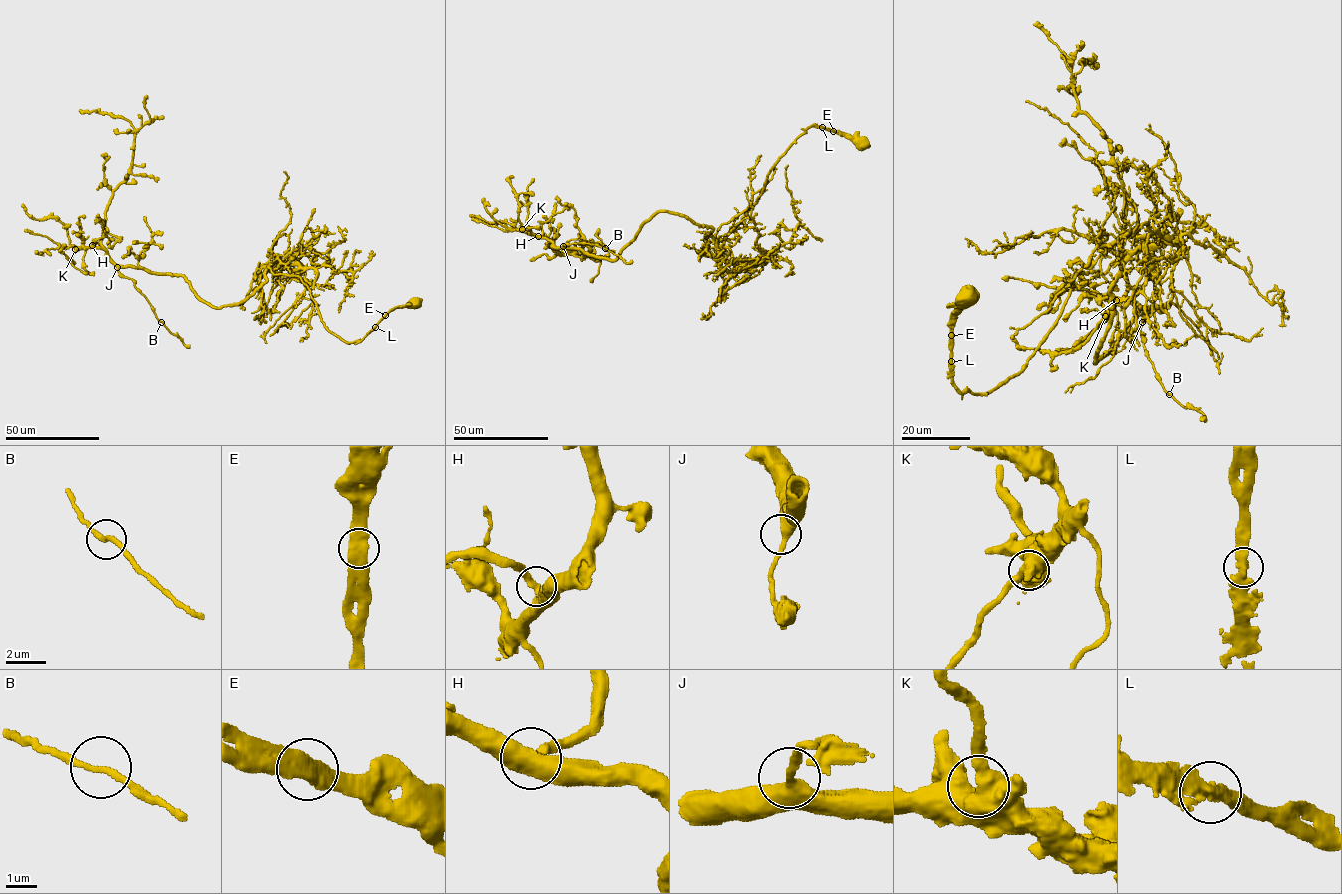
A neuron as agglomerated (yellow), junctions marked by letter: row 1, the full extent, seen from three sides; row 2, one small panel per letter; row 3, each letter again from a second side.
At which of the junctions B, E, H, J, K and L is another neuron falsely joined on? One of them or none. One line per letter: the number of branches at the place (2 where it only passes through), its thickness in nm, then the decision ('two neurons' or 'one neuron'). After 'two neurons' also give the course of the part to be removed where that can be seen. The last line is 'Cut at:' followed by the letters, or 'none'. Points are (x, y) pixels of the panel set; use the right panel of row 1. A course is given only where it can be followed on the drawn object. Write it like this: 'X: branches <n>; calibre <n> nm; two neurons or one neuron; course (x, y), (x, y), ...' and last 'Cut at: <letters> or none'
B: branches 2; calibre 200 nm; one neuron
E: branches 2; calibre 550 nm; one neuron
H: branches 2; calibre 440 nm; one neuron
J: branches 2; calibre 480 nm; one neuron
K: branches 2; calibre 700 nm; one neuron
L: branches 2; calibre 440 nm; one neuron
Cut at: none

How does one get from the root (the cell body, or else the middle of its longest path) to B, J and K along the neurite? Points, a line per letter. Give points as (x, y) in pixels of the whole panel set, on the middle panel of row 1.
B: (861, 142), (808, 128), (755, 204), (714, 241), (711, 228), (658, 211), (614, 259), (563, 244), (605, 248)
J: (861, 142), (808, 128), (755, 204), (714, 241), (711, 228), (658, 211), (614, 259), (563, 246)
K: (861, 142), (808, 128), (755, 204), (714, 241), (711, 228), (663, 211), (614, 259), (558, 248), (522, 229)

